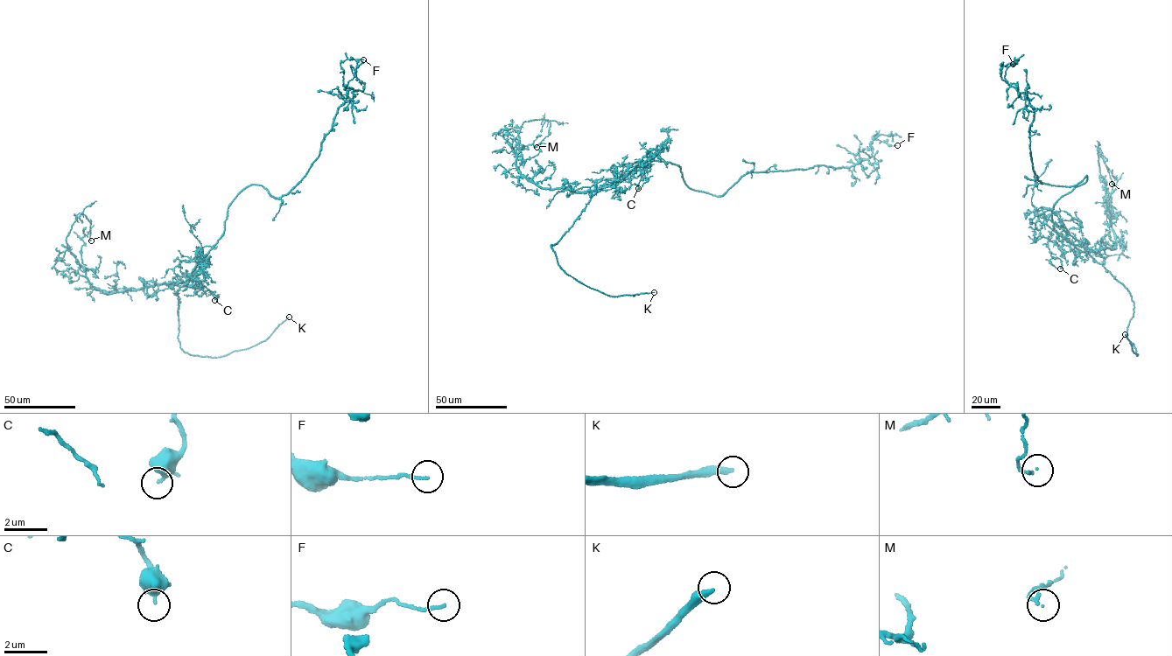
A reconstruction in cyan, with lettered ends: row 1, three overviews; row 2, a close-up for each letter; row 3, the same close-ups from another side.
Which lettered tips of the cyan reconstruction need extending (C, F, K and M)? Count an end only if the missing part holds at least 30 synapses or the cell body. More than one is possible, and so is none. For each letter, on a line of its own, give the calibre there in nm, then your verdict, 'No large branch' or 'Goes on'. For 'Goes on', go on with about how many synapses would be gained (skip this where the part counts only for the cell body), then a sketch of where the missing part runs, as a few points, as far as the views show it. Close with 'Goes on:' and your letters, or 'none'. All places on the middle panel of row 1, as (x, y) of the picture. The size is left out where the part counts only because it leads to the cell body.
C: Thickness 400 nm. No large branch
F: Thickness 120 nm. No large branch
K: Thickness 320 nm. Goes on. Course of what is missing: (654, 292), (683, 285)
M: Thickness 140 nm. No large branch
Goes on: K

